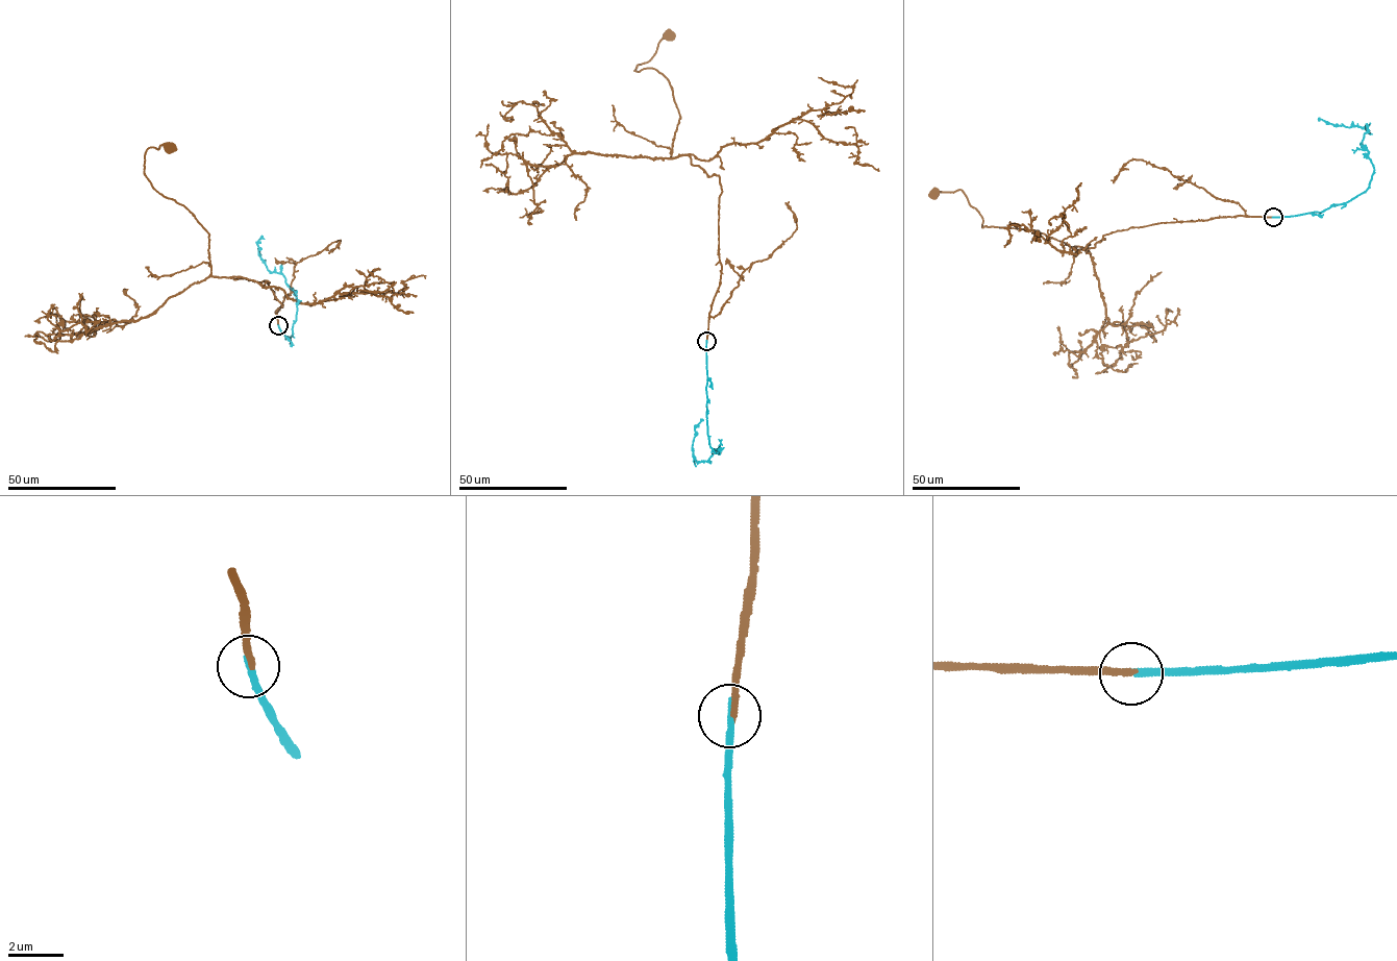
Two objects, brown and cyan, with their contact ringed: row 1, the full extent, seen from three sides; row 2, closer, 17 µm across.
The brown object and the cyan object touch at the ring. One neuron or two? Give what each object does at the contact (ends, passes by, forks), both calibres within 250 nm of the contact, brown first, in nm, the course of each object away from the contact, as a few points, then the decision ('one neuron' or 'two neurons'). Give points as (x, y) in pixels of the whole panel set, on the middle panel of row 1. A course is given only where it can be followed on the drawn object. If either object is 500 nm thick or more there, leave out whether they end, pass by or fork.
brown ends there; cyan ends there; 240 nm thick on the brown side, 260 nm on the other; brown runs (706, 342), (719, 176), (670, 158), (672, 88), (634, 70), (669, 37); cyan runs (706, 342), (707, 435), (720, 453), (715, 449), (707, 461), (697, 462), (692, 444), (695, 425), (703, 420); one neuron

